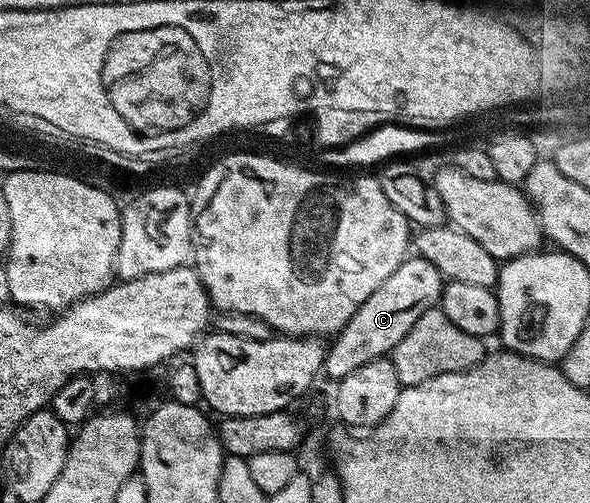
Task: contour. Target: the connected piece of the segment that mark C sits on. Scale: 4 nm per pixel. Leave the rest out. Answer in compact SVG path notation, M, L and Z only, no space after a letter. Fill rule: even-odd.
M407 257L398 266L396 273L352 313L348 325L333 336L326 352L325 378L337 381L348 377L348 373L360 369L360 365L368 365L368 361L389 356L404 341L404 336L412 325L416 325L416 317L428 309L439 306L442 298L444 280L442 274L432 265L432 261L421 257Z

